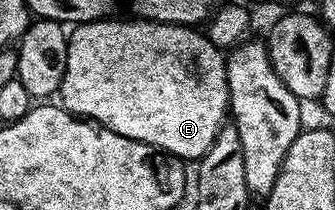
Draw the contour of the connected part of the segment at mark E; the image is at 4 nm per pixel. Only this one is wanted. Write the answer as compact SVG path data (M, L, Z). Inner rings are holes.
M114 20L83 21L69 30L68 63L60 90L62 108L75 117L95 122L116 135L142 141L183 162L197 162L212 147L217 133L228 121L230 96L223 50L214 46L205 32L188 25Z

